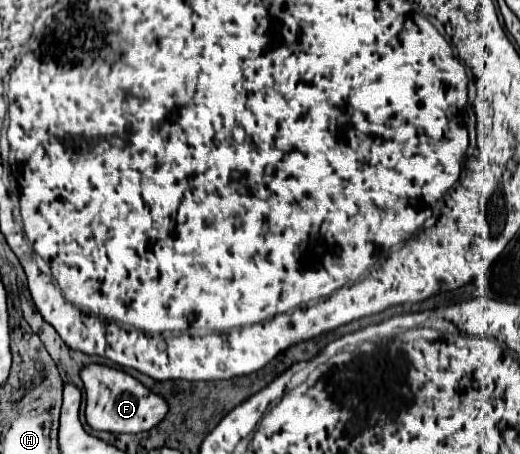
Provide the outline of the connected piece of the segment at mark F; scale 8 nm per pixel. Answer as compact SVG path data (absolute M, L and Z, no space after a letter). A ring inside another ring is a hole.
M87 364L85 368L81 368L81 380L85 384L87 394L85 418L93 430L133 432L133 434L147 432L155 424L159 424L167 414L167 402L123 370L105 364Z

